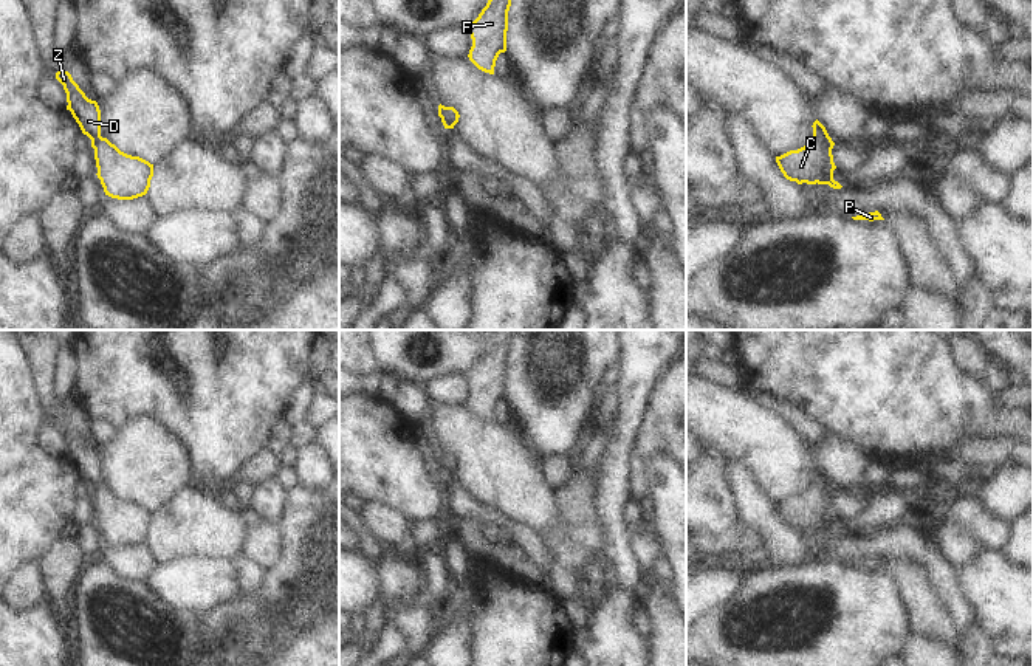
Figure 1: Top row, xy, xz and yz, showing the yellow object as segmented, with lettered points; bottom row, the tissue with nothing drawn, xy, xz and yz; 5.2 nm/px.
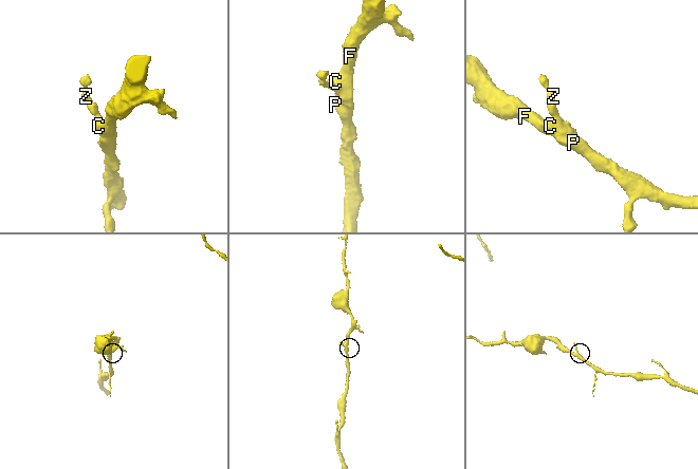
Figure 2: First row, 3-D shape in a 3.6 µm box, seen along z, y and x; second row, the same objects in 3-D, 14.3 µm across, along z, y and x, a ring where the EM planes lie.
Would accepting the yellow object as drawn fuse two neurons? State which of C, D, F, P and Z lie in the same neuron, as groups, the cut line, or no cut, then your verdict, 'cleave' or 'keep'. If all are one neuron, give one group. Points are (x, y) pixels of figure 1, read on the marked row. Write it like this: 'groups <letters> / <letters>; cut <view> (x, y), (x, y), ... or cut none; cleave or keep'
groups C D F P Z; cut none; keep

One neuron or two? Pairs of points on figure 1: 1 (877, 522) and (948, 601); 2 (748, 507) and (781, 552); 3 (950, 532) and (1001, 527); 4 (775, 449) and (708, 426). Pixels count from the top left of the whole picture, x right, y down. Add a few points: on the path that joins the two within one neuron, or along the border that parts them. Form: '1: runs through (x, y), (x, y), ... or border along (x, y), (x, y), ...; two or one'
1: border along (886, 527), (861, 536), (846, 536); two
2: runs through (759, 518), (781, 541); one
3: border along (942, 507), (950, 519), (967, 527), (982, 544); two
4: runs through (758, 439), (736, 426), (725, 426); one

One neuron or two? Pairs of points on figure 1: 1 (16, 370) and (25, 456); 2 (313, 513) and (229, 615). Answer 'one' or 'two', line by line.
1: one
2: one

